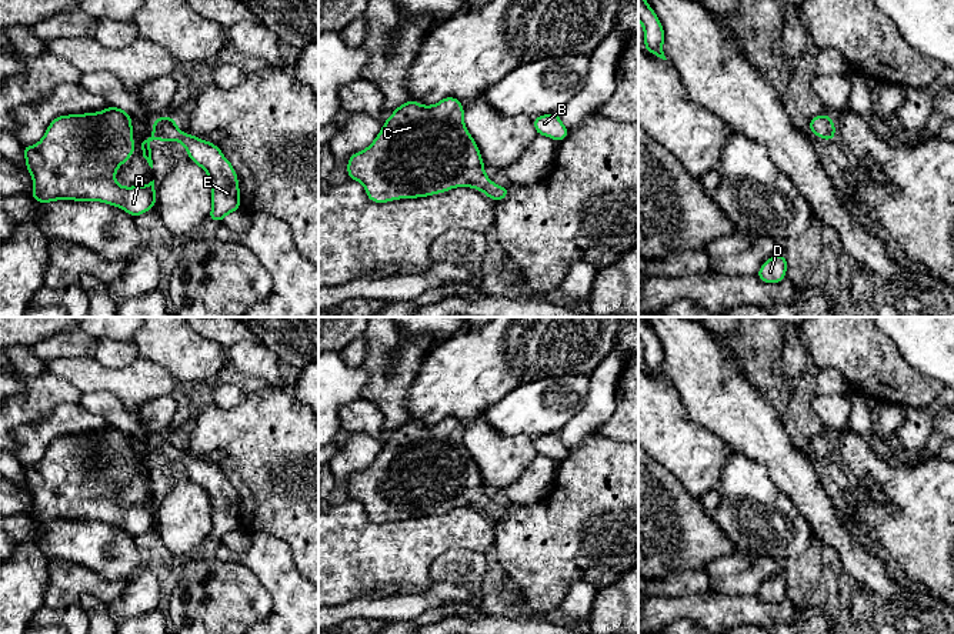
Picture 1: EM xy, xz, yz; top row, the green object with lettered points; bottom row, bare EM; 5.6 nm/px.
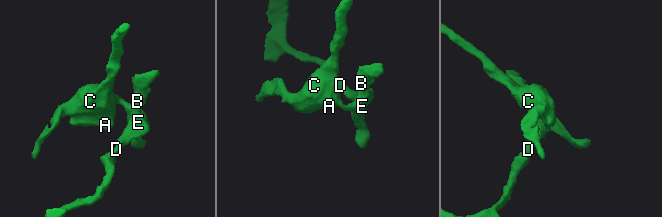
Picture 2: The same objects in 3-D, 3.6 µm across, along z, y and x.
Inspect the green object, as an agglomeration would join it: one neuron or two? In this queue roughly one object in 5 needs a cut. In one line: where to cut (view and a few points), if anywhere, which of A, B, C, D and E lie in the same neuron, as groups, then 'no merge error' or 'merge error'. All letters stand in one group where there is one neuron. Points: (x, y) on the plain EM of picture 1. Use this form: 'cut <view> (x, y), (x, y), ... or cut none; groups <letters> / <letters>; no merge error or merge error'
cut none; groups A B C D E; no merge error

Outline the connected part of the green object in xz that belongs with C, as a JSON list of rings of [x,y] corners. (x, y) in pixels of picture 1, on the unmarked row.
[[[444,417],[434,426],[406,421],[386,438],[381,451],[364,471],[350,476],[348,500],[360,501],[373,523],[427,517],[453,507],[471,507],[493,521],[504,520],[510,508],[497,505],[486,495],[478,466],[463,440],[464,428],[456,417]]]

